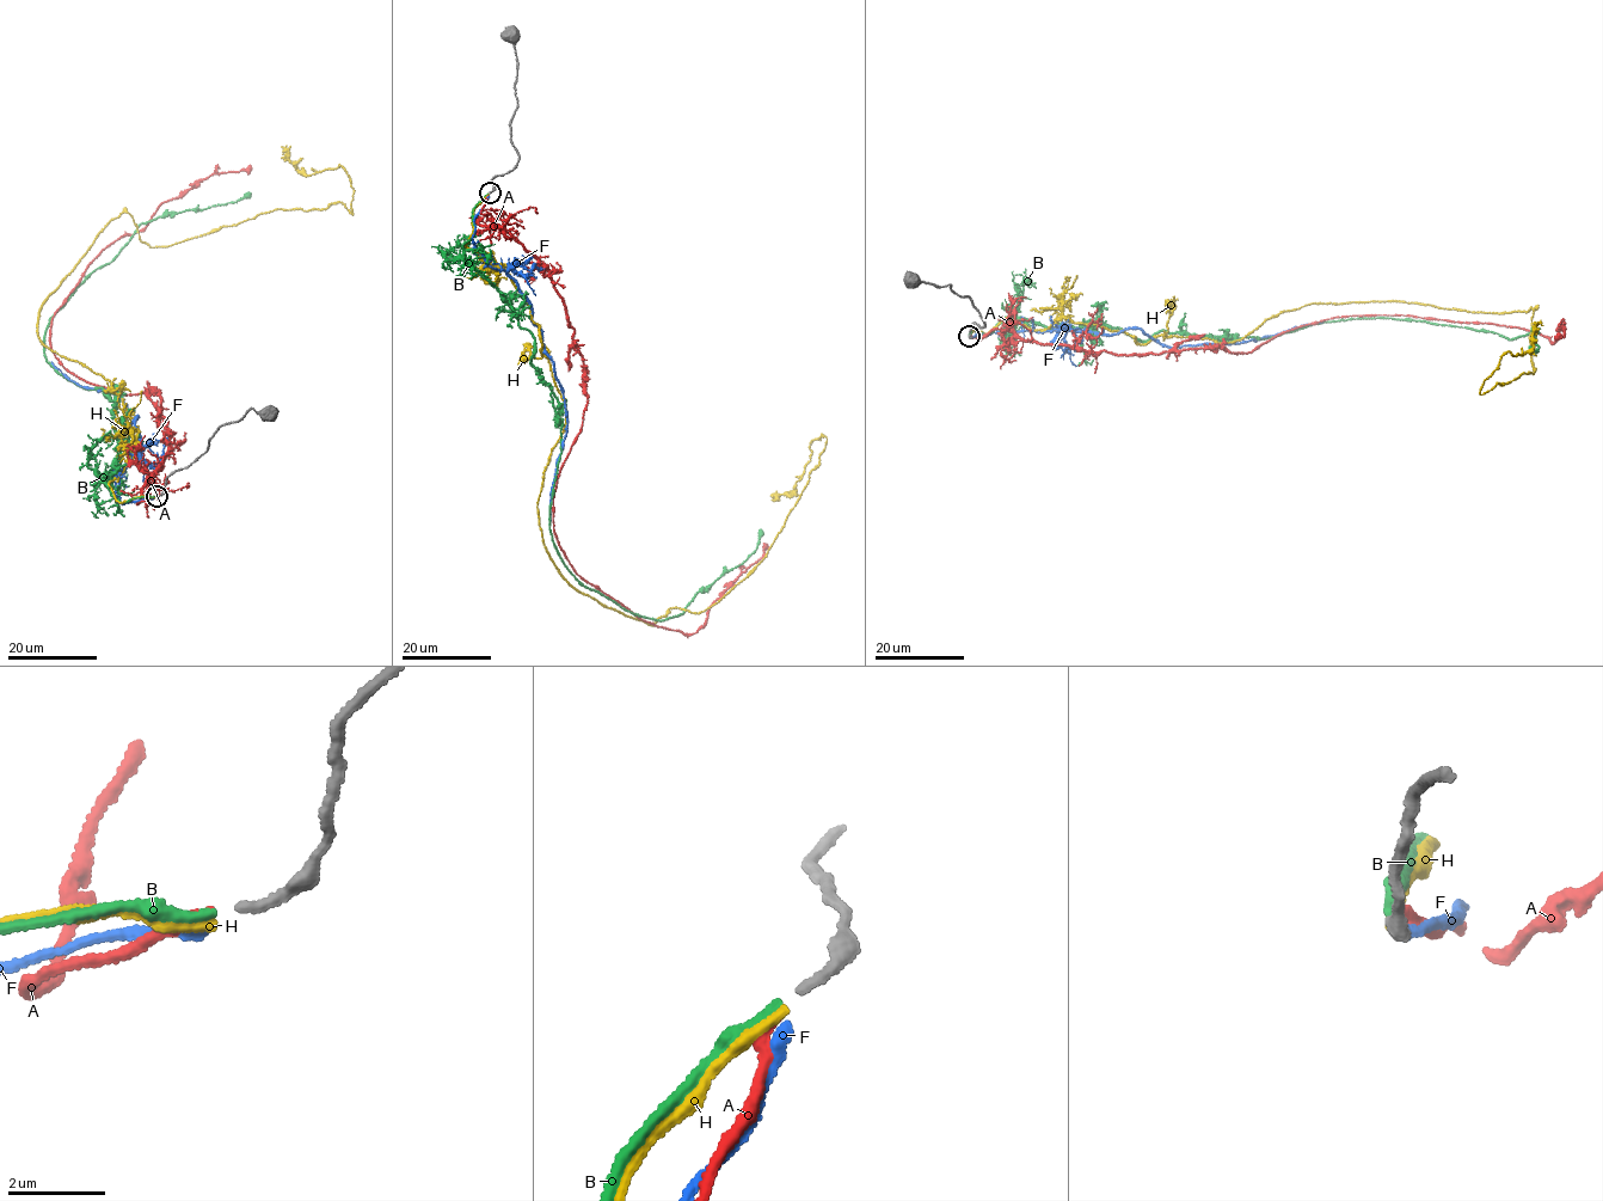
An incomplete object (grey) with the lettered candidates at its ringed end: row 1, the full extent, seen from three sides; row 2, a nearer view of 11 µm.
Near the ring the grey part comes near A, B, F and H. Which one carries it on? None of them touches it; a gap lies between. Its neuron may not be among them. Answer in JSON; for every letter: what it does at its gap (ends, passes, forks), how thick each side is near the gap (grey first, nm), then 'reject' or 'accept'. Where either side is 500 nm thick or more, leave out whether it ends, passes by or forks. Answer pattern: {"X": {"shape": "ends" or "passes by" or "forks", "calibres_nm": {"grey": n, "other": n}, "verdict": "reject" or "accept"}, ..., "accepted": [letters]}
{"A": {"shape": "ends", "calibres_nm": {"grey": 190, "other": 240}, "verdict": "reject"}, "B": {"shape": "ends", "calibres_nm": {"grey": 190, "other": 190}, "verdict": "accept"}, "F": {"shape": "ends", "calibres_nm": {"grey": 190, "other": 220}, "verdict": "reject"}, "H": {"shape": "ends", "calibres_nm": {"grey": 190, "other": 190}, "verdict": "reject"}, "accepted": ["B"]}

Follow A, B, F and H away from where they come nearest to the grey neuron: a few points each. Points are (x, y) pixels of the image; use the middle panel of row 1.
A: (487, 194), (481, 213), (547, 270), (583, 357), (582, 430), (554, 492), (573, 571), (688, 633), (765, 543)
B: (487, 192), (464, 258), (533, 337), (562, 426), (550, 529), (569, 571), (665, 619), (744, 562), (761, 528)
F: (489, 195), (472, 243), (485, 262), (514, 280), (530, 306), (564, 399), (566, 436), (550, 522)
H: (487, 194), (466, 246), (565, 402), (538, 506), (563, 578), (650, 624), (717, 604), (821, 434), (778, 500)

